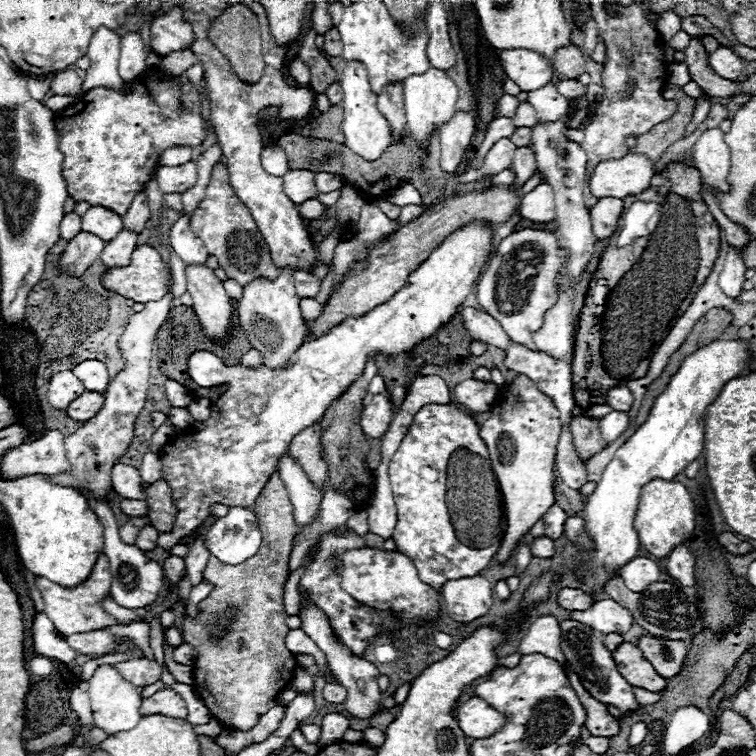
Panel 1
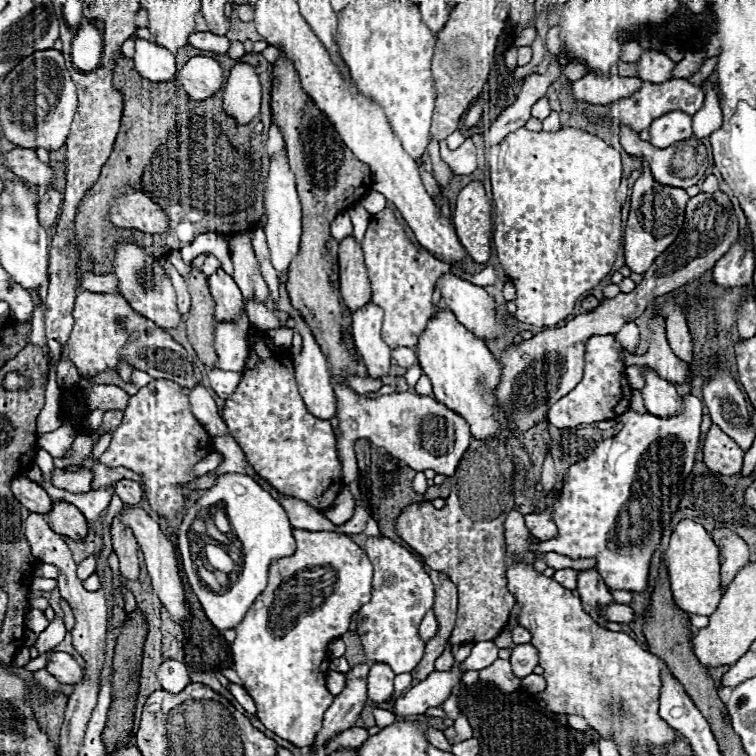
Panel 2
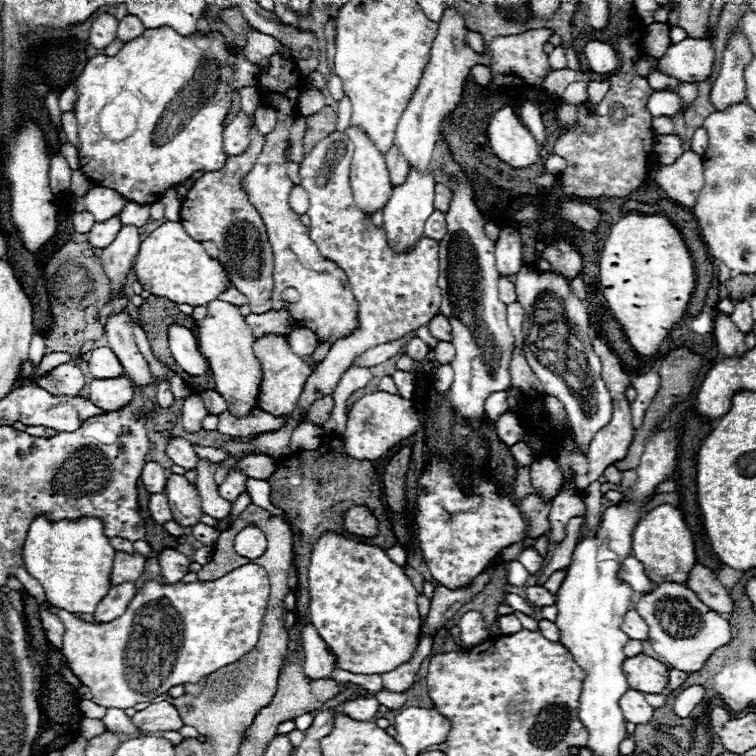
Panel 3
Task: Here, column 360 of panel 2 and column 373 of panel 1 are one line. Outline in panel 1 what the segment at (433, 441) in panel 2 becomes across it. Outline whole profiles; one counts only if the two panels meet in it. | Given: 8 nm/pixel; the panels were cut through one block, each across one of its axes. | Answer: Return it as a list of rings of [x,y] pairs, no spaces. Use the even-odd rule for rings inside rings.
[[[374,394],[370,404],[364,406],[360,416],[360,426],[368,438],[380,438],[386,434],[394,416],[394,406],[384,394]]]

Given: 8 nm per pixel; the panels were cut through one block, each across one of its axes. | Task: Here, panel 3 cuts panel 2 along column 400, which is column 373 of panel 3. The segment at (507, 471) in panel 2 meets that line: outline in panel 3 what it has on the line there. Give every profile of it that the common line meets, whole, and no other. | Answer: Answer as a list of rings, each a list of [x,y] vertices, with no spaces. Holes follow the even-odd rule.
[[[350,506],[342,522],[344,530],[352,536],[374,538],[378,534],[378,518],[366,506]]]

